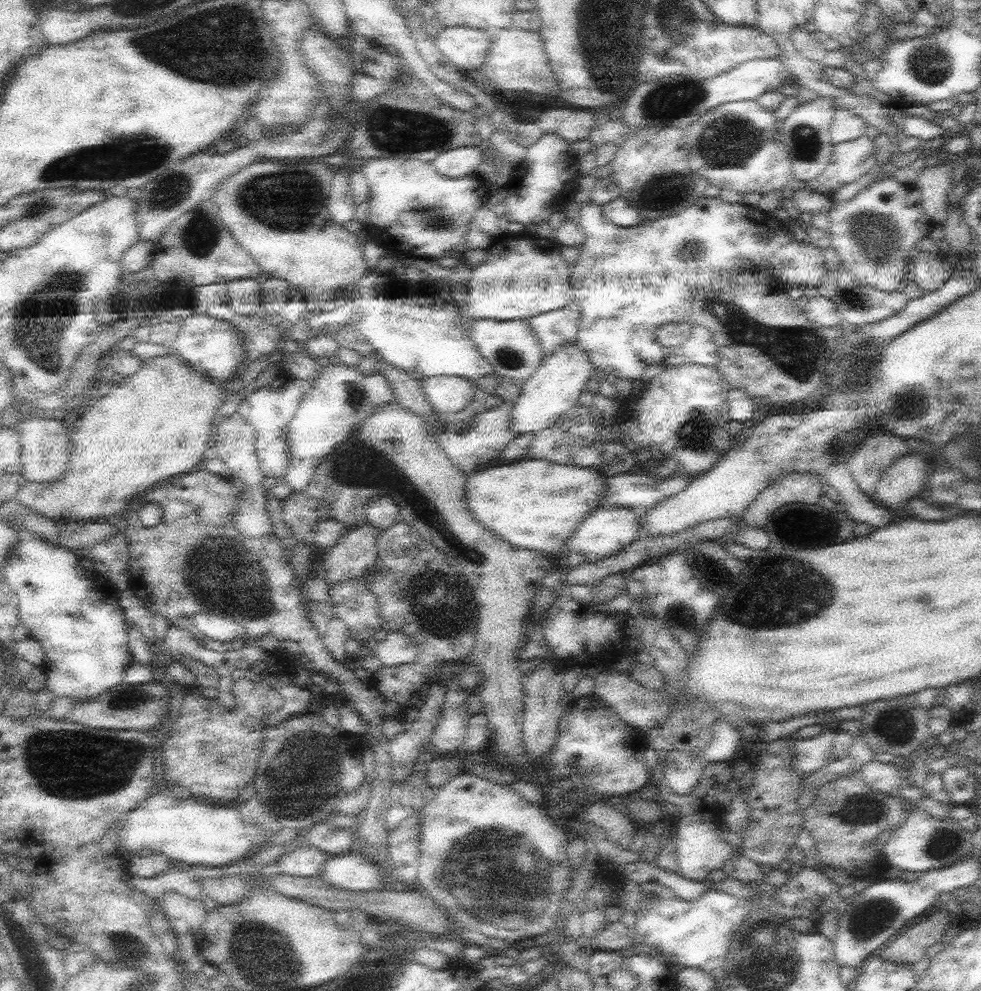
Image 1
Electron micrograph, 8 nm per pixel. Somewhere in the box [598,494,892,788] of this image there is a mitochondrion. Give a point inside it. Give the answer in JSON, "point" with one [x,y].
{"point":[806,596]}

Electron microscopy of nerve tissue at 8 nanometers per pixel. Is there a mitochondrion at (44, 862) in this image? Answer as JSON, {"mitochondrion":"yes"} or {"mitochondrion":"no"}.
{"mitochondrion":"no"}

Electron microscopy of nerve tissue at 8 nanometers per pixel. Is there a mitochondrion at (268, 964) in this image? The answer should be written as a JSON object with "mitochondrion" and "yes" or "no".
{"mitochondrion":"yes"}

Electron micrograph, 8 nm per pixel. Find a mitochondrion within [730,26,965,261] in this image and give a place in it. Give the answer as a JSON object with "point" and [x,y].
{"point":[931,63]}

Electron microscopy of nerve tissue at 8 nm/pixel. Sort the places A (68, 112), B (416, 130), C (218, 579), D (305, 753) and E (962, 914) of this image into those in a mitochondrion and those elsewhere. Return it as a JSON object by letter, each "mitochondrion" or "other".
{"A":"other","B":"mitochondrion","C":"mitochondrion","D":"mitochondrion","E":"other"}

